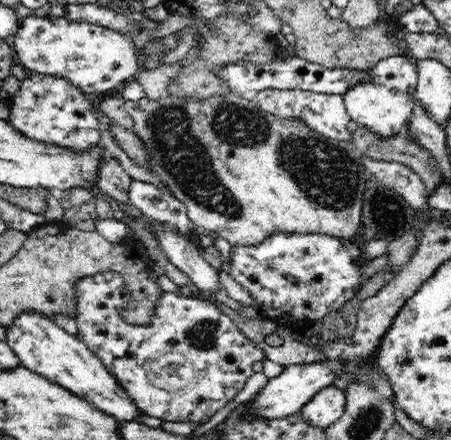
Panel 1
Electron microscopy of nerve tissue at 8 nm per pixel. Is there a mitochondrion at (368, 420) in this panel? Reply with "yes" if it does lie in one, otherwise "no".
yes

